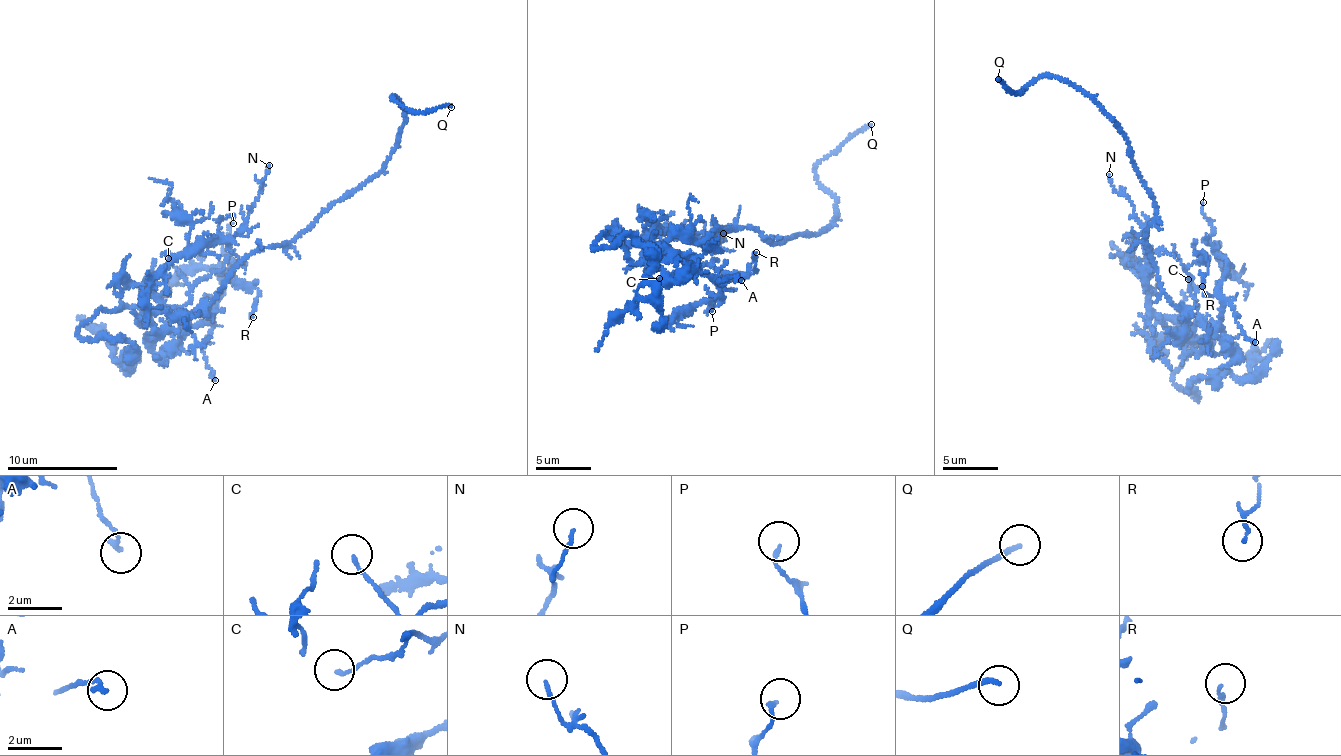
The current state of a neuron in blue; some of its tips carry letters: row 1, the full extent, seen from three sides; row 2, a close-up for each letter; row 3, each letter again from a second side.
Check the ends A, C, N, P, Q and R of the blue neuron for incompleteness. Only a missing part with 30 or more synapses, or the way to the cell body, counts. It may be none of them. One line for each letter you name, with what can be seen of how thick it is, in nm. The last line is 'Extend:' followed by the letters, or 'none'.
Q: calibre 190 nm
Extend: Q

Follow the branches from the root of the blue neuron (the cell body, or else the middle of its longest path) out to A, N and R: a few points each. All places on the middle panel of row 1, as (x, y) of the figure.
A: (714, 233), (698, 241), (678, 234), (667, 246), (692, 268), (723, 280), (719, 282), (731, 276), (741, 280)
N: (714, 233), (698, 241), (678, 234), (662, 254), (652, 250), (651, 232), (658, 231), (717, 242), (723, 233)
R: (714, 233), (698, 241), (678, 234), (667, 246), (690, 260), (689, 264), (747, 274), (755, 269), (756, 252)

